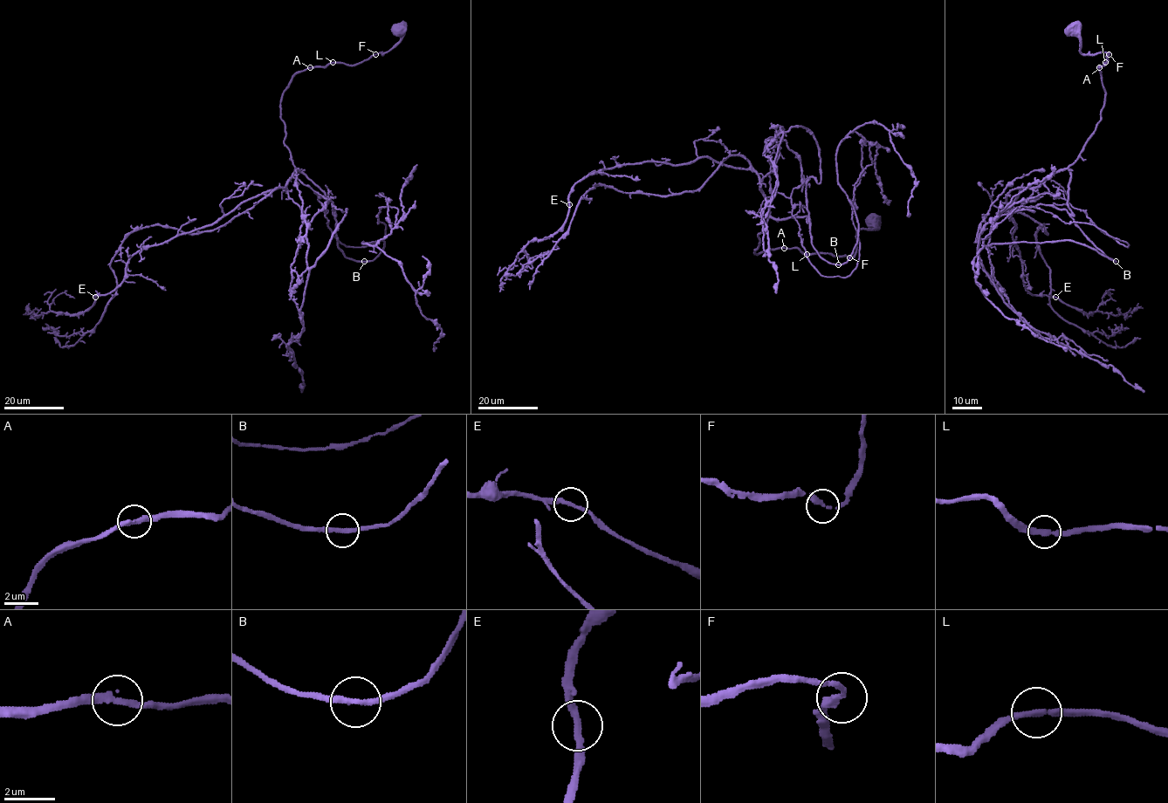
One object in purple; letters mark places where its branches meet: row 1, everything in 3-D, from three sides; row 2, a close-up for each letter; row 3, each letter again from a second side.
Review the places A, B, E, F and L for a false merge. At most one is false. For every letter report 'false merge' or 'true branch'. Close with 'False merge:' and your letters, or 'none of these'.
A: true branch
B: true branch
E: true branch
F: true branch
L: true branch
False merge: none of these

